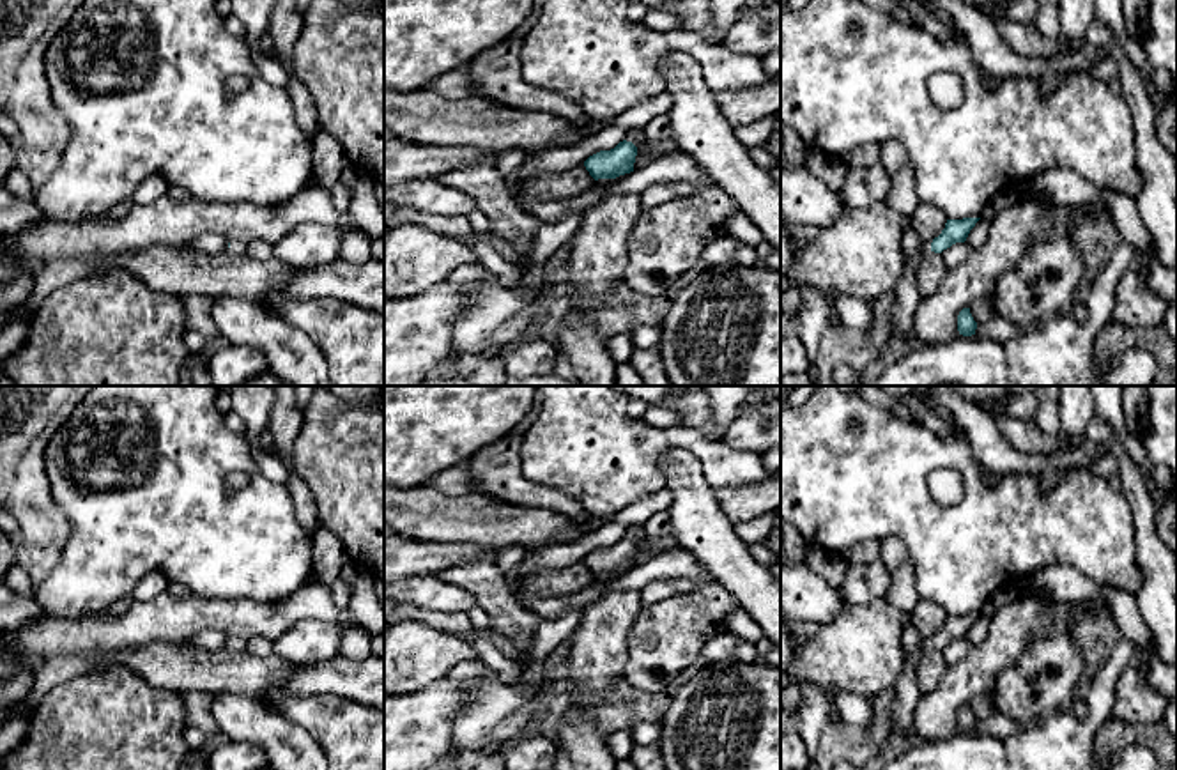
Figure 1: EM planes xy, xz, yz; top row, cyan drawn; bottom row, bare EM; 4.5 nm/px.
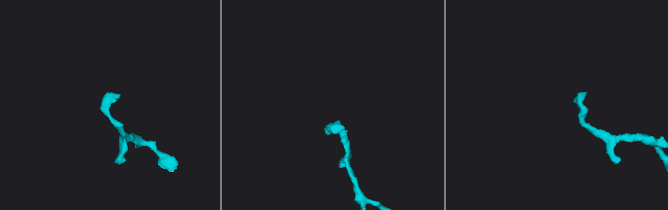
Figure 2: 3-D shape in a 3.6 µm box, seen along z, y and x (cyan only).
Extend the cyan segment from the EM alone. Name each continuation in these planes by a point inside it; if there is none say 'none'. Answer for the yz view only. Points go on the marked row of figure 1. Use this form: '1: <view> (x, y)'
1: yz (907, 298)

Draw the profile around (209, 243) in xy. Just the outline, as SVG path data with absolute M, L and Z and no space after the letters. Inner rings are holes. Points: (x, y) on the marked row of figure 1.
M204 234L204 235L198 235L193 241L189 241L186 244L186 248L198 250L198 251L209 253L209 255L218 255L218 253L228 250L228 243L225 237L221 237L218 234Z

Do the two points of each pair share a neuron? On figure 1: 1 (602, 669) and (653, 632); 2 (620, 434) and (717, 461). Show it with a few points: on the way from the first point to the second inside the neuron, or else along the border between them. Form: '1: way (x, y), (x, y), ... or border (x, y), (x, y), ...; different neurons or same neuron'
1: border (639, 611), (629, 634), (629, 657), (623, 677); different neurons
2: way (645, 438), (692, 439); same neuron

